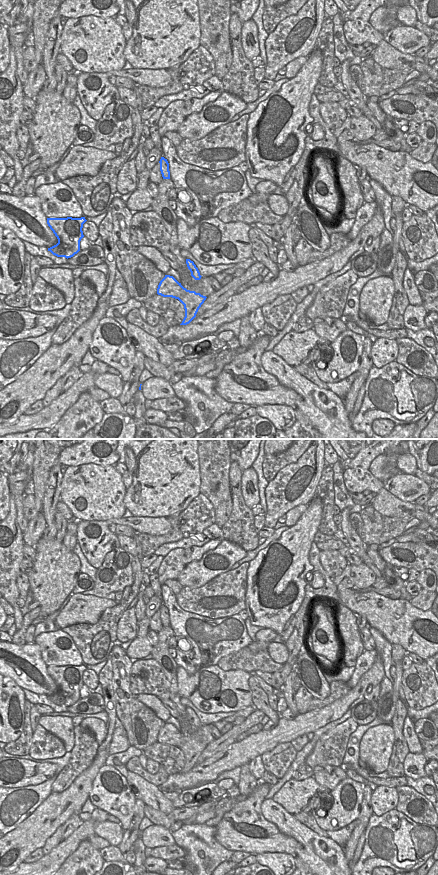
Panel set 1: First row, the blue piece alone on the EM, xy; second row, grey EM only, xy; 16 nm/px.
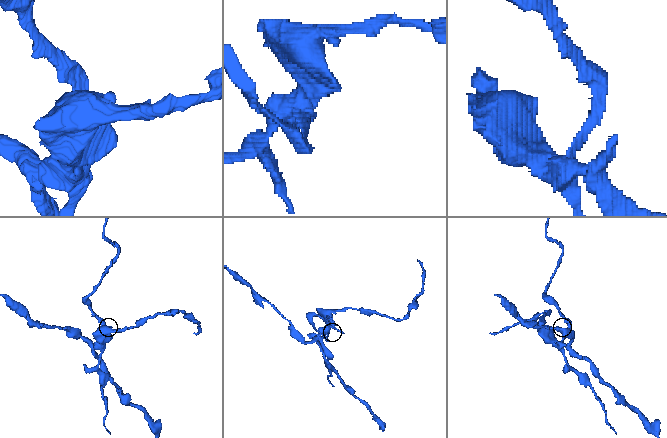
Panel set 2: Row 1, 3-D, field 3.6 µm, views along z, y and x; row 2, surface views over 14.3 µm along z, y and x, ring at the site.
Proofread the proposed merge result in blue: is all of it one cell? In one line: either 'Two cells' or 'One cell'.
Two cells.

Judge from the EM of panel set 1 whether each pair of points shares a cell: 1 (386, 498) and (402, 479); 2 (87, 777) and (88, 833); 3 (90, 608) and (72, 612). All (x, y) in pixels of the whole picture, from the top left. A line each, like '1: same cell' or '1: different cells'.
1: different cells
2: different cells
3: same cell

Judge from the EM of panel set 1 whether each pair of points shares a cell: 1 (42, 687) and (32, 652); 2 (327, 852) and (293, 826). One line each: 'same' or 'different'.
1: same
2: same

